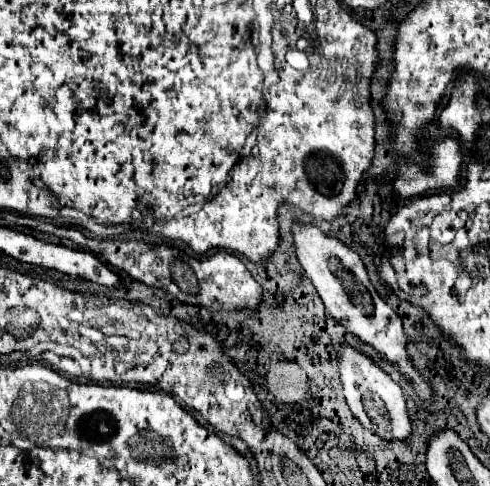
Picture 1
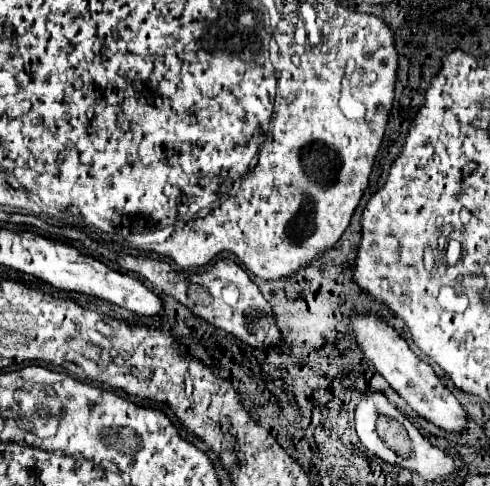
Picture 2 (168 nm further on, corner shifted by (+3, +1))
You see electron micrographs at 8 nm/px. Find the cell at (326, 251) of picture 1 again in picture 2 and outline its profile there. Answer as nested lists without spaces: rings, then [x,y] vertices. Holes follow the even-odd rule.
[[[354,314],[350,318],[350,326],[356,334],[358,346],[364,352],[364,356],[376,366],[376,372],[410,404],[412,410],[416,410],[422,418],[446,432],[460,434],[468,430],[468,414],[462,408],[462,404],[450,390],[446,390],[442,380],[434,374],[432,366],[422,362],[392,326],[388,326],[376,314]]]

